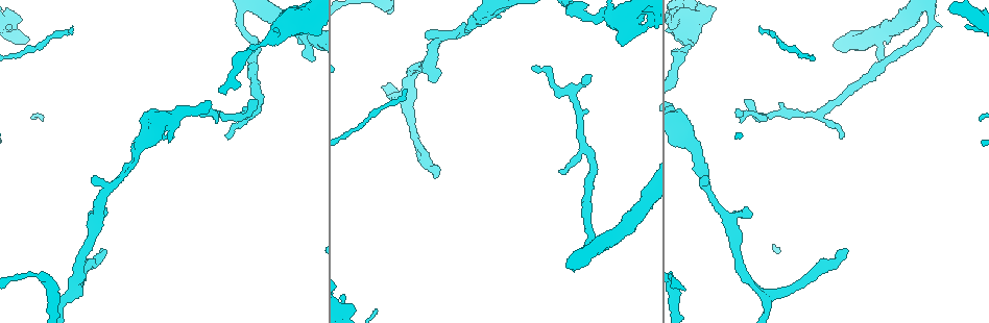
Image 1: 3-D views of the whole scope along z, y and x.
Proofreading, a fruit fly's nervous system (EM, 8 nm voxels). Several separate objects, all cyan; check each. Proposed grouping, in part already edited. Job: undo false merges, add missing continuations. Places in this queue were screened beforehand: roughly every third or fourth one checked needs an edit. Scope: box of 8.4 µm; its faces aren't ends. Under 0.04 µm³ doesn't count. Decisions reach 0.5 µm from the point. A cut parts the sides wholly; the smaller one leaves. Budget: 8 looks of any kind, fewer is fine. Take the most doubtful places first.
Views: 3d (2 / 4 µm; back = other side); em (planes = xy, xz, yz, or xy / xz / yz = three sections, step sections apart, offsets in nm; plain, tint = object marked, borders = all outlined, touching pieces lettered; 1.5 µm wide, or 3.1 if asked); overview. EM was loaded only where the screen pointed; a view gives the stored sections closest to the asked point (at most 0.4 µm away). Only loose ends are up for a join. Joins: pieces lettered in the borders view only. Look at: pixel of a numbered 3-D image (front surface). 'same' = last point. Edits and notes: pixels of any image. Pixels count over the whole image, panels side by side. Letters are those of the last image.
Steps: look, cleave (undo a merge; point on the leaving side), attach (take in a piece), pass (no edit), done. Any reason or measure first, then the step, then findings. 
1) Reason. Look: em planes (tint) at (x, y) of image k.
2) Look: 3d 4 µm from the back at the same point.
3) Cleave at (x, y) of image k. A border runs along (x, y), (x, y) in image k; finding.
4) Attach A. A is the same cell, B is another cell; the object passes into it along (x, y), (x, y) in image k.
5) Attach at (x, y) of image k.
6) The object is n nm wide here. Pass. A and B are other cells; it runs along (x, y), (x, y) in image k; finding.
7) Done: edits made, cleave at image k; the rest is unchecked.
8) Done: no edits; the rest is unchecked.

Thick turns thin. Look: em planes (borders) at (239, 21) of image 1.

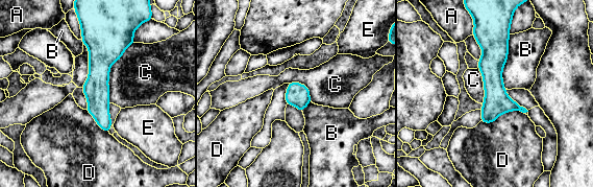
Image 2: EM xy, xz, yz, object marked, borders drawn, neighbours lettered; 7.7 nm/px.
The object is 180 nm wide here. Pass. A, B, C, D and E are other cells; a border runs along (510, 34), (502, 70), (504, 88) in image 2; one cell here.

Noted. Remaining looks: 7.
An open end. Look: 3d 4 µm at (736, 110) of image 1.

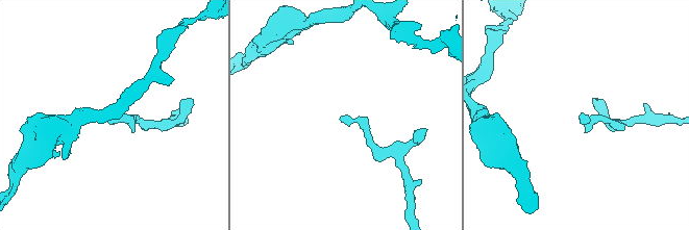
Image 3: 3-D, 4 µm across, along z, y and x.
Need the tissue. Look: em planes (borders) at (343, 117) of image 3.

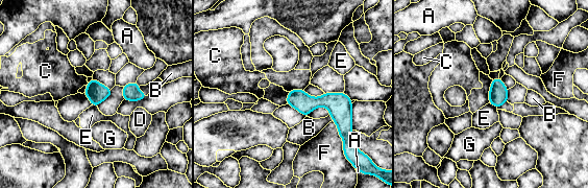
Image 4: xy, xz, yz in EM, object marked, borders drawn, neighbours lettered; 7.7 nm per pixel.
Pass. A, B, C, D, E, F and G are other cells; a border runs along (489, 102), (496, 108) in image 4; none of them fits.

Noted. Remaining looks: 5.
Thin end. Look: em planes (borders) at (841, 137) of image 1.

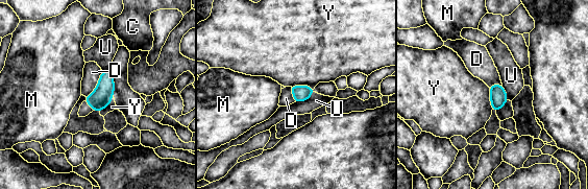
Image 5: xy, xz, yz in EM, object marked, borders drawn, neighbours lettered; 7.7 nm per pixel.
The object is 120 nm wide here. Pass. C, D, M, U and Y are other cells; a border runs along (102, 71), (97, 86), (86, 97) in image 5; none of them fits.

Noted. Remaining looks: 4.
Done: no edits; the rest is unchecked.

